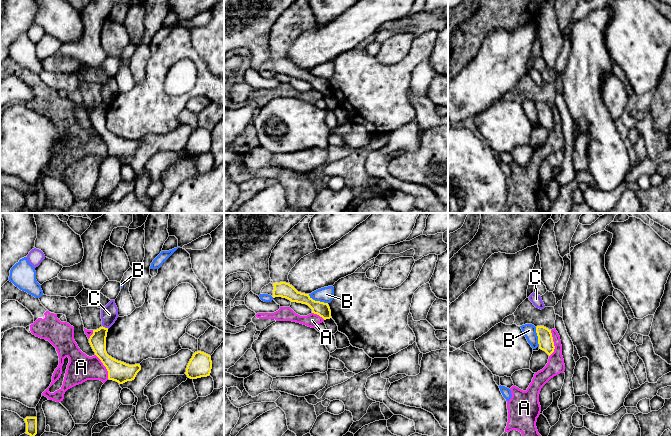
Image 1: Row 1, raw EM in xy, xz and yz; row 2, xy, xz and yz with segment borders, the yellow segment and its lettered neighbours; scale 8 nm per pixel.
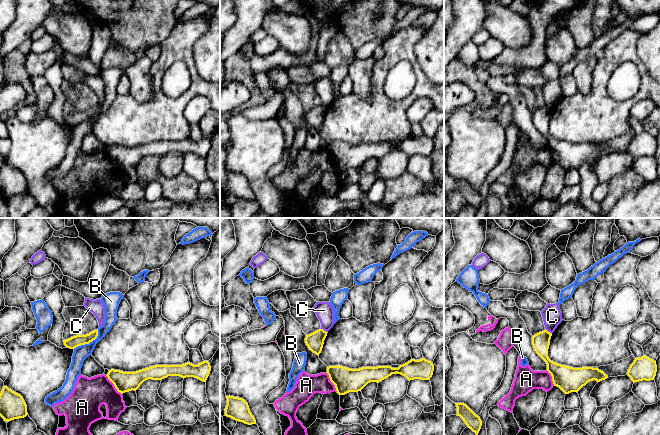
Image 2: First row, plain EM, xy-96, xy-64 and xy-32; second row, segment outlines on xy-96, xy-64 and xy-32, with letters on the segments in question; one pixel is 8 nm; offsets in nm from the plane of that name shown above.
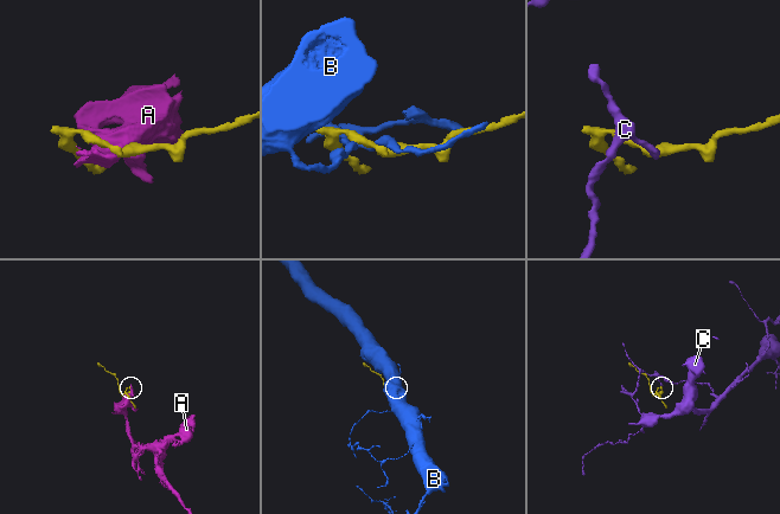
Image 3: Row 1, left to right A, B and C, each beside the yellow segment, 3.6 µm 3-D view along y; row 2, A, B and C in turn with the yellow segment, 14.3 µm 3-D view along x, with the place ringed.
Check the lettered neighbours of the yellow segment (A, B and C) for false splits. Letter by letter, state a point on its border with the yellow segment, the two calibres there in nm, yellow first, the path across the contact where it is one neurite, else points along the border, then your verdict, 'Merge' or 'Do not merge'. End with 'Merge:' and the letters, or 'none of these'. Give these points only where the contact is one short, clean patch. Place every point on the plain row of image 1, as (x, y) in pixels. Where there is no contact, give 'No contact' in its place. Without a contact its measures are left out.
A: Touches yellow at yz (553, 119). Thickness 130 nm (yellow) against 140 nm. Do not merge
B: Touches yellow at xz (318, 77). Thickness 120 nm (yellow) against 120 nm. Do not merge
C: Touches yellow at xy (104, 103). Thickness 140 nm (yellow) against 140 nm. Boundary: xy (102, 101), (108, 104). Do not merge
Merge: none of these

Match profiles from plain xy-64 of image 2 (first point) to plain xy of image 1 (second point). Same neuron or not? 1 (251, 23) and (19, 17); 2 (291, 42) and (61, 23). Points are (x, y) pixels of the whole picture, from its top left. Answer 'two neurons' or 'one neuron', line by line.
1: one neuron
2: one neuron

